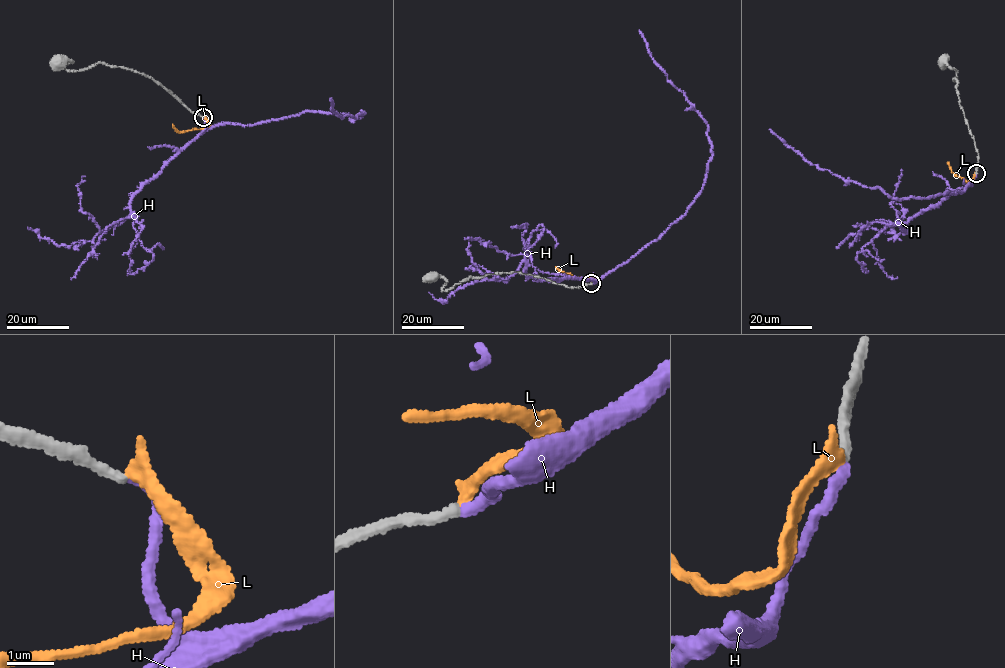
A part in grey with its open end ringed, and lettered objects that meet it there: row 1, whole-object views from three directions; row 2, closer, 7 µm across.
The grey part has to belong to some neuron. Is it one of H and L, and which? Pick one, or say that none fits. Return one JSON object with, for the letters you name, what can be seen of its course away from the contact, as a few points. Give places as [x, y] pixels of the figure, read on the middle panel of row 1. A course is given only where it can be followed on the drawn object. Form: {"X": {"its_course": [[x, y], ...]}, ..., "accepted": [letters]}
{"H": {"its_course": [[592, 283], [658, 239], [681, 218], [702, 189], [711, 155], [707, 123], [667, 80], [639, 30]]}, "accepted": ["H"]}

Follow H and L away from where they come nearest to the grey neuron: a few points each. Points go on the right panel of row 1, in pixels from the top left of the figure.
H: (976, 174), (971, 185), (962, 192), (925, 198), (891, 198), (878, 187), (845, 181), (807, 162), (769, 129)
L: (976, 174), (968, 182), (955, 175), (947, 161)

